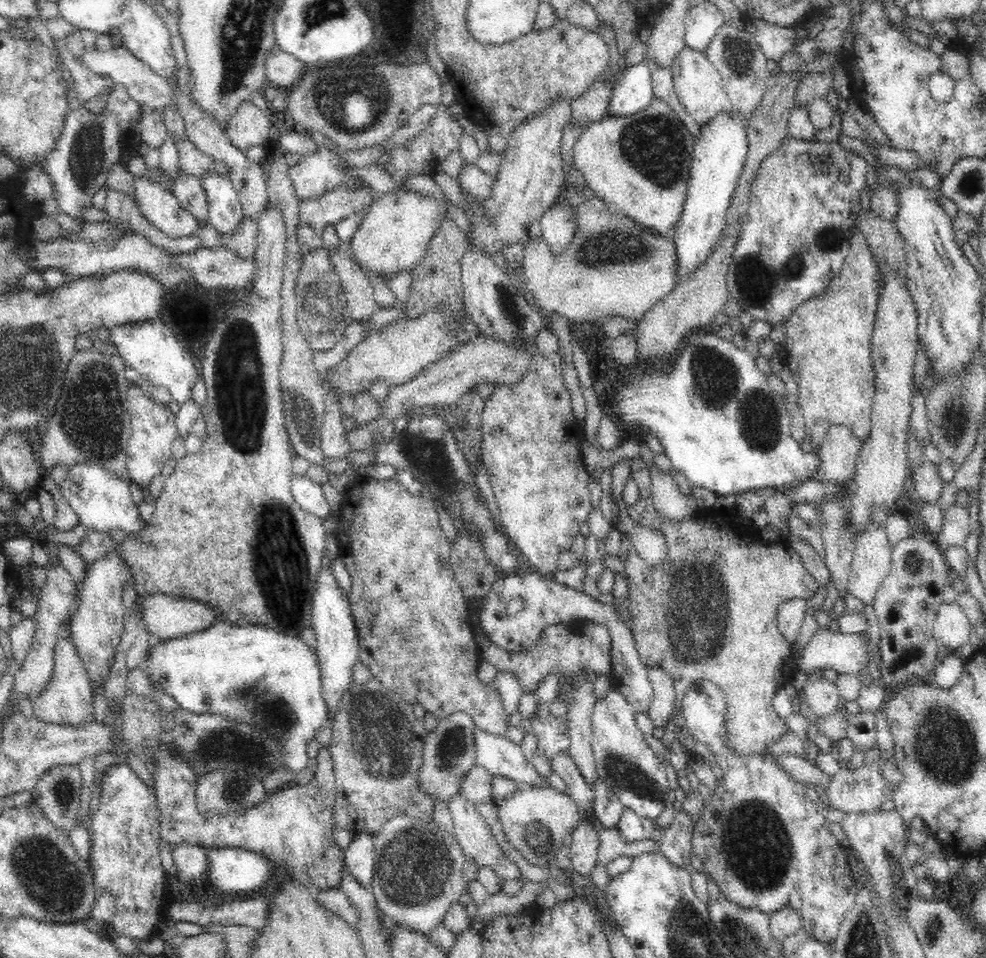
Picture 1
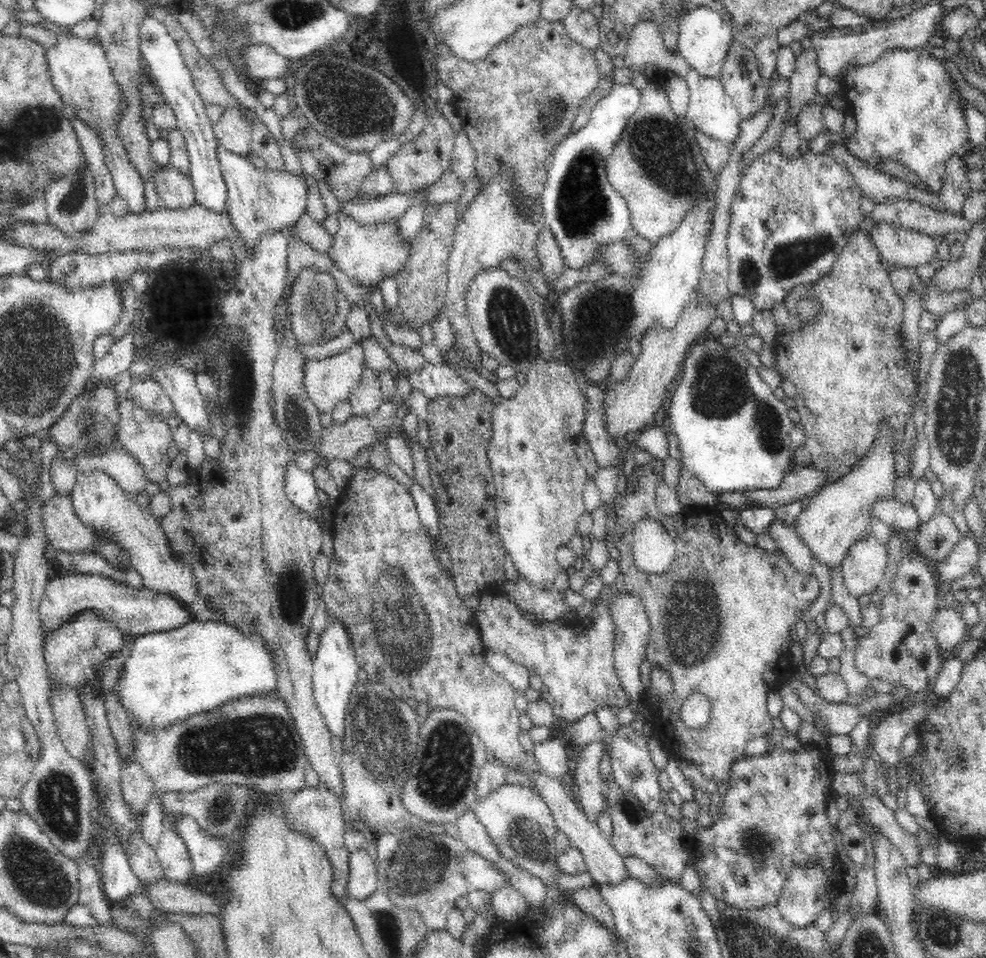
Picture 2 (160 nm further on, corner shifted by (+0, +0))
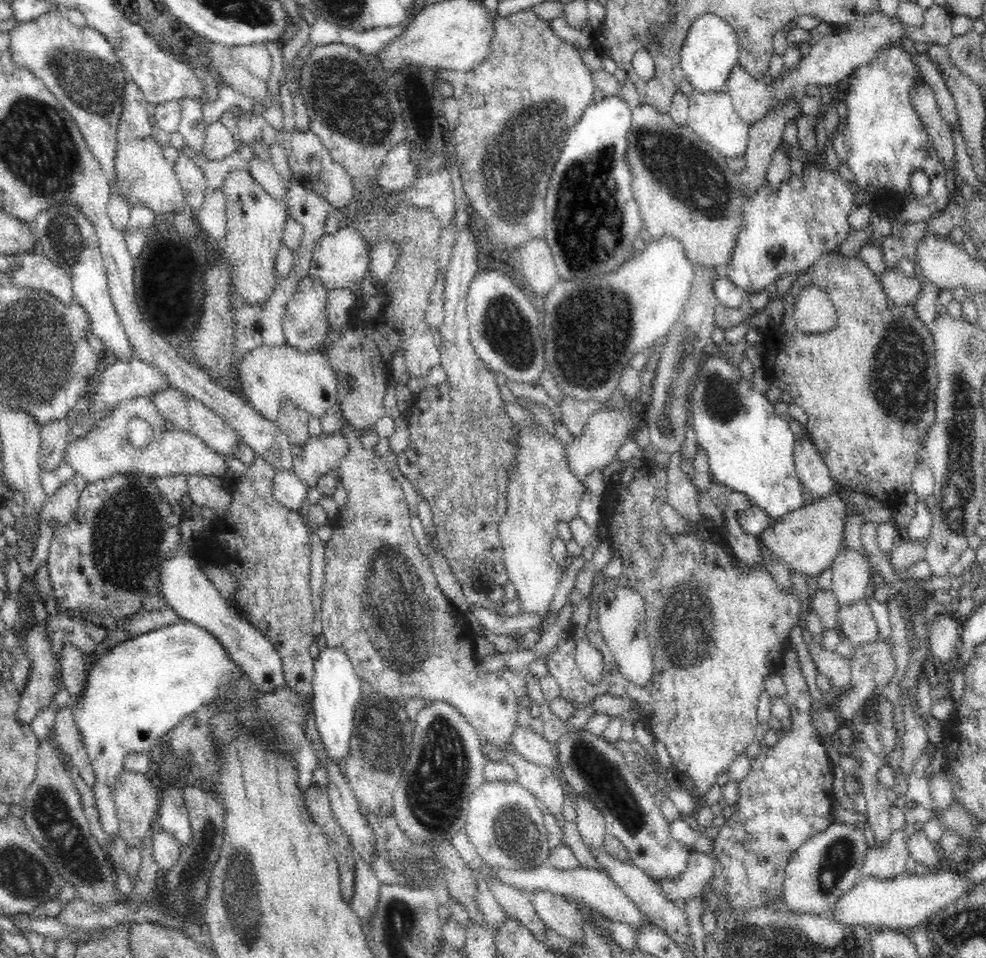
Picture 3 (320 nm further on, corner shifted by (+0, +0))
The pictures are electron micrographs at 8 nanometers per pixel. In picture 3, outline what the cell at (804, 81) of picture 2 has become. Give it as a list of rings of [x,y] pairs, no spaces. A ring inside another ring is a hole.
[[[793,92],[782,104],[774,105],[758,122],[751,126],[748,147],[745,152],[748,162],[747,170],[742,175],[736,175],[714,147],[711,147],[698,135],[690,125],[674,123],[670,114],[656,106],[644,101],[640,102],[632,110],[632,122],[627,136],[627,149],[625,161],[630,169],[631,196],[638,204],[639,218],[642,218],[642,226],[650,232],[650,236],[659,239],[661,236],[673,236],[684,244],[684,252],[688,254],[688,260],[692,266],[702,263],[704,265],[716,265],[716,268],[726,268],[735,236],[739,231],[739,206],[741,194],[745,188],[755,189],[767,176],[772,155],[782,144],[784,130],[789,125],[795,125],[801,117],[802,95],[794,95]]]

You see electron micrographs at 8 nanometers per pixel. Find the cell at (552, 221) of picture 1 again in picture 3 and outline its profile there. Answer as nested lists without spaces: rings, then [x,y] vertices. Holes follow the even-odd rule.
[[[545,237],[529,240],[517,250],[517,268],[537,298],[545,297],[560,275]]]

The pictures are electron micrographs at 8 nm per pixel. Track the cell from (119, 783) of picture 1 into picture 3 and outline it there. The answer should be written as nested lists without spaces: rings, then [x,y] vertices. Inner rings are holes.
[[[70,642],[65,644],[63,652],[65,652],[62,660],[63,678],[70,694],[70,703],[76,706],[88,688],[90,670],[86,664],[86,656]]]

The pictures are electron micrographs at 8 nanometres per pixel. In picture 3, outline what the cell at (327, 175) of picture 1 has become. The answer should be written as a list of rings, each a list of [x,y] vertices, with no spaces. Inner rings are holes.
[[[248,169],[230,170],[221,182],[227,220],[222,250],[231,266],[234,290],[248,303],[261,305],[272,294],[278,282],[274,274],[273,258],[282,245],[281,238],[289,215],[284,200],[270,196],[250,173]]]

